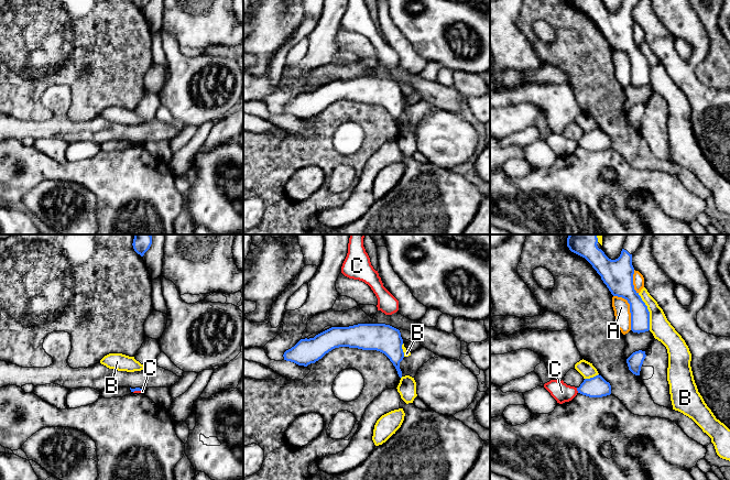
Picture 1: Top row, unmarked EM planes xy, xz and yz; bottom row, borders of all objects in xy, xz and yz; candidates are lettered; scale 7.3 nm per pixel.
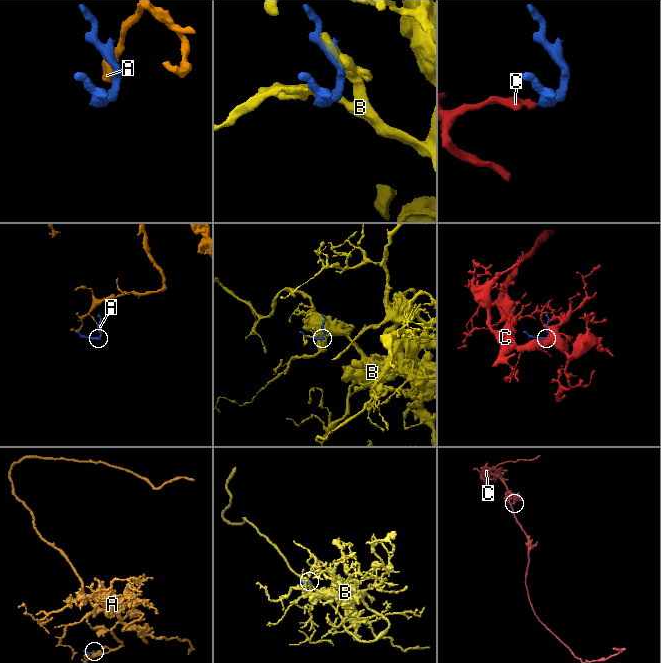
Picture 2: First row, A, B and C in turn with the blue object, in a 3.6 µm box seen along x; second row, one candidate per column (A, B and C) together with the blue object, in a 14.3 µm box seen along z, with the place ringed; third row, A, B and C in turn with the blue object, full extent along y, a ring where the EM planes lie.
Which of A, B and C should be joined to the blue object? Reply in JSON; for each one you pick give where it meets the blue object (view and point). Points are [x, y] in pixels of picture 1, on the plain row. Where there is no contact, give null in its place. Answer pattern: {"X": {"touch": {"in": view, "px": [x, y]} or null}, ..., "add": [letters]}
{"add": []}

